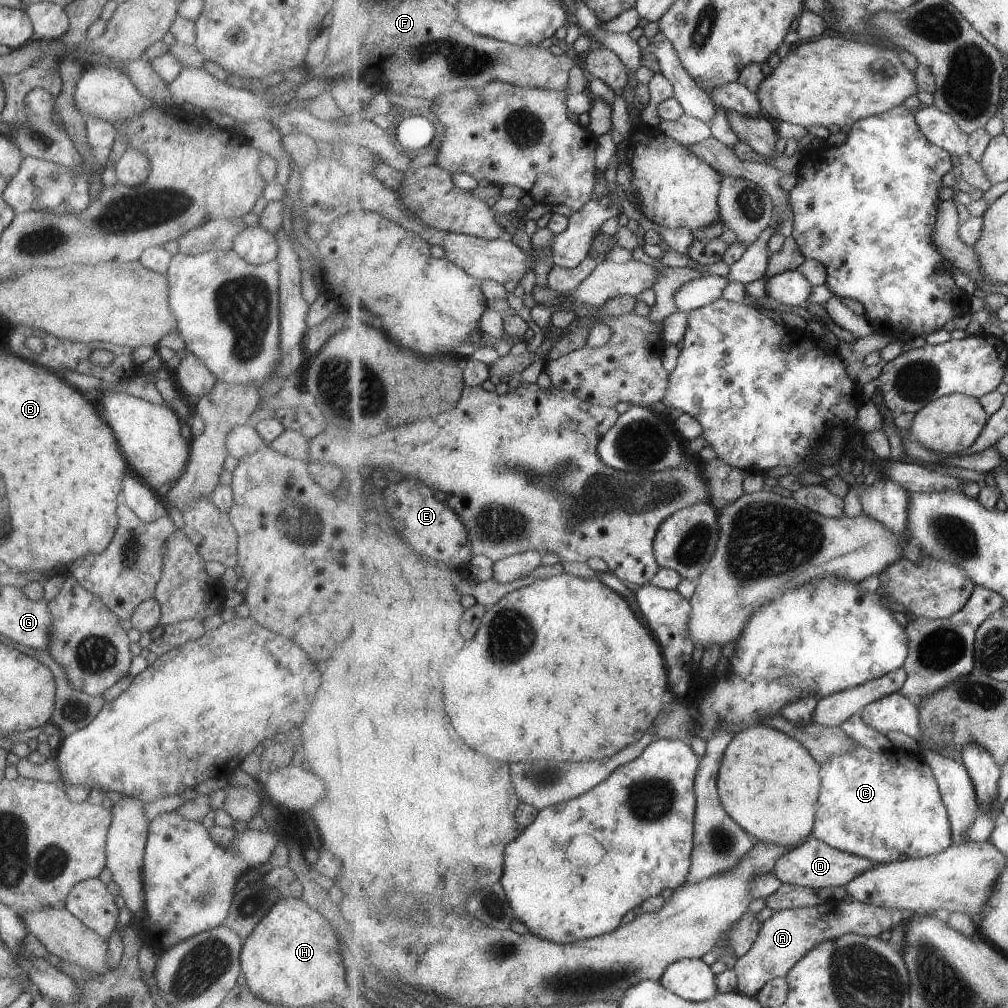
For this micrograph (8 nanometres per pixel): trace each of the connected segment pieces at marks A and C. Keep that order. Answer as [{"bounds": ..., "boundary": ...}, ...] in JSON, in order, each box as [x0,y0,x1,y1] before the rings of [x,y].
[{"bounds":[733,901,893,997],"boundary":[[[841,901],[831,908],[807,907],[776,911],[765,921],[754,947],[745,956],[738,958],[733,968],[739,976],[737,991],[757,997],[765,984],[774,978],[785,978],[793,966],[801,962],[803,957],[813,948],[817,948],[822,941],[836,939],[849,933],[869,938],[877,937],[892,927],[893,918],[889,909],[859,901]]]},{"bounds":[812,746,953,863],"boundary":[[[855,746],[855,750],[849,750],[845,754],[839,754],[839,756],[833,756],[831,760],[827,760],[824,764],[821,764],[821,794],[819,794],[819,800],[817,800],[817,822],[815,822],[815,828],[813,828],[812,837],[822,840],[827,844],[839,849],[845,850],[845,852],[851,852],[857,856],[865,856],[873,862],[891,863],[898,861],[901,858],[921,858],[932,854],[939,854],[943,850],[947,850],[953,844],[953,827],[951,826],[951,820],[949,820],[949,812],[947,812],[947,806],[945,806],[941,789],[939,788],[939,782],[935,778],[933,768],[929,766],[927,760],[923,754],[917,756],[913,752],[905,752],[899,748],[895,750],[887,750],[887,752],[873,752],[866,746]]]}]

